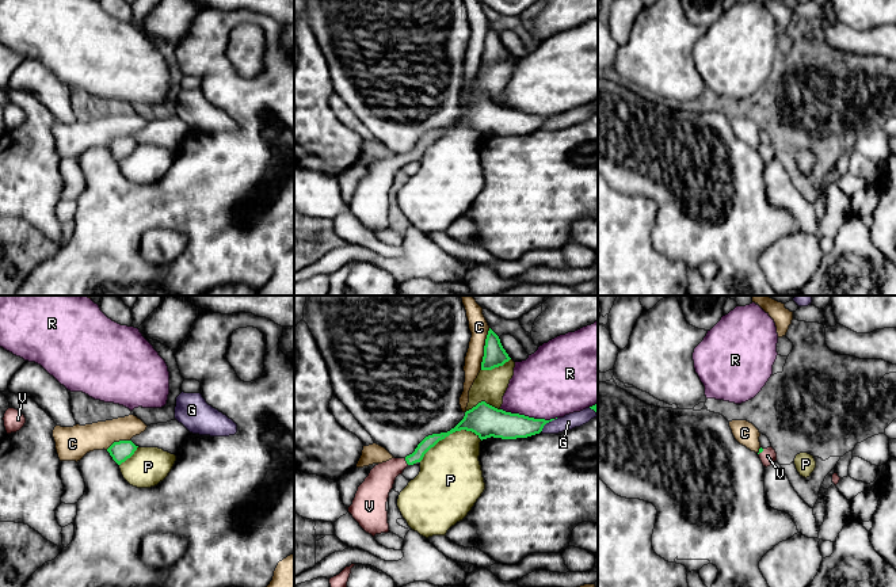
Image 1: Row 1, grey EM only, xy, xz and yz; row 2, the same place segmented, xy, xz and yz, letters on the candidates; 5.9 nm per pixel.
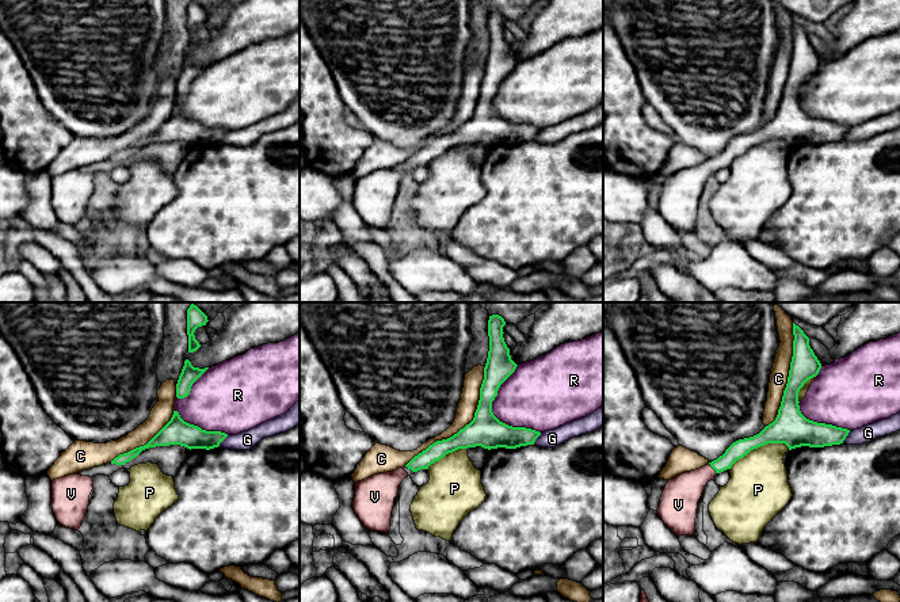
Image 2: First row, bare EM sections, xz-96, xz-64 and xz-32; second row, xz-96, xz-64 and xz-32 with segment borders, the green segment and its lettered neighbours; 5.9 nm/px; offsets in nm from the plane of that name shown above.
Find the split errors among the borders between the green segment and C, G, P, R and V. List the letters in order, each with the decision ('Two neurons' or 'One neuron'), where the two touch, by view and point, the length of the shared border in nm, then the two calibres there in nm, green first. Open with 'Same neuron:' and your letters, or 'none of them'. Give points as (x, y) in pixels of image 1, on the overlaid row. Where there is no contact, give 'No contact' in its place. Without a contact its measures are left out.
Same neuron: V
C: Two neurons. Touches green at xz (484, 349). Shared border 260 nm. Thickness 140 nm (green) against 120 nm
G: Two neurons. Touches green at xz (548, 422). Shared border 140 nm. Thickness 160 nm (green) against 90 nm
P: Two neurons. Touches green at xz (449, 434). Shared border 400 nm. Thickness 190 nm (green) against 380 nm
R: Two neurons. Touches green at xz (527, 416). Shared border 340 nm. Thickness 190 nm (green) against 420 nm
V: One neuron. Touches green at xz (405, 460). Shared border 50 nm. Thickness 70 nm (green) against 170 nm

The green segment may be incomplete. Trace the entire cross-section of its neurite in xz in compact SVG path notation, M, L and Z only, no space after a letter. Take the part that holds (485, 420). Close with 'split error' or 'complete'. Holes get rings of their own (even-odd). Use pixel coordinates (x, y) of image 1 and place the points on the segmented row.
M485 401L465 412L464 419L450 431L426 437L405 458L392 458L375 465L358 487L348 512L359 526L373 537L388 533L386 502L394 480L408 465L420 462L424 454L439 441L461 430L474 432L481 441L487 438L516 439L539 434L550 420L534 419L497 409Z; split error

